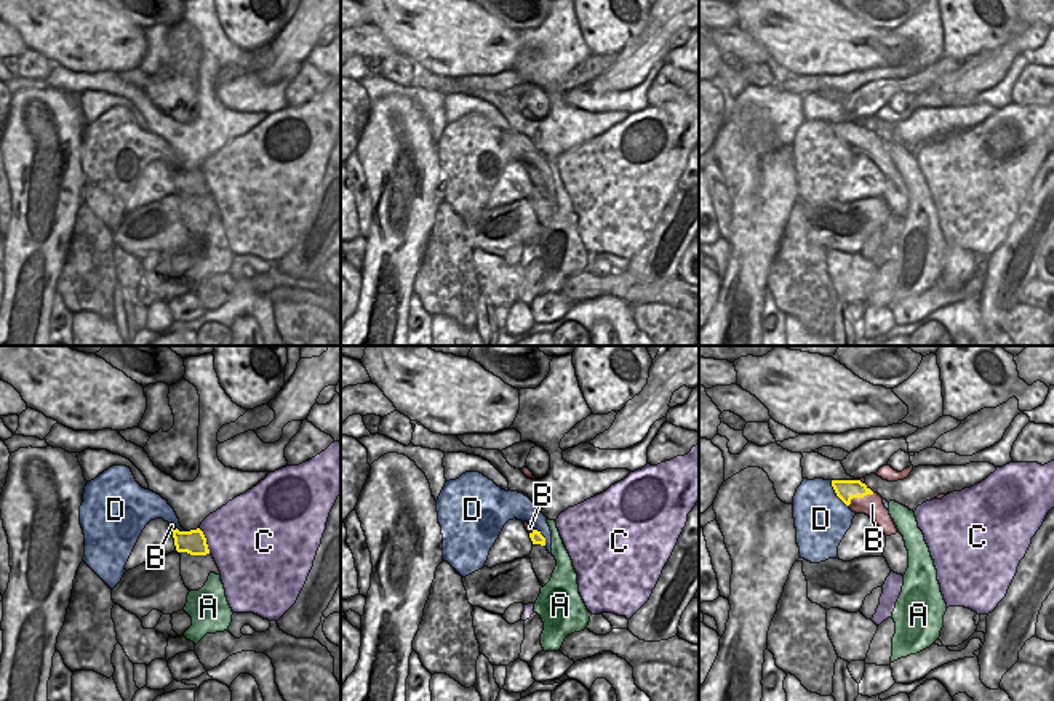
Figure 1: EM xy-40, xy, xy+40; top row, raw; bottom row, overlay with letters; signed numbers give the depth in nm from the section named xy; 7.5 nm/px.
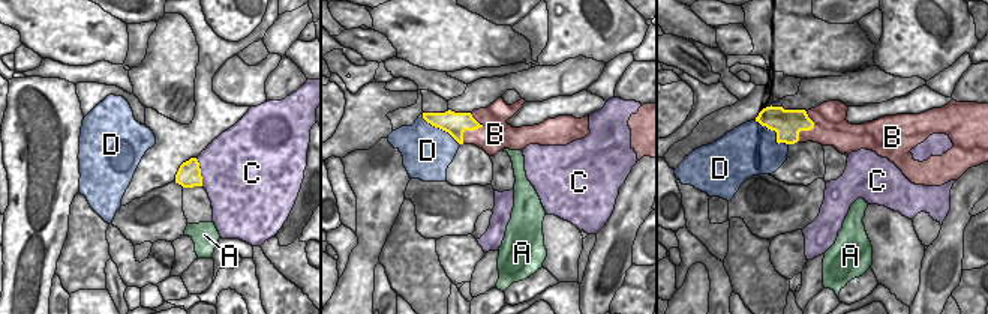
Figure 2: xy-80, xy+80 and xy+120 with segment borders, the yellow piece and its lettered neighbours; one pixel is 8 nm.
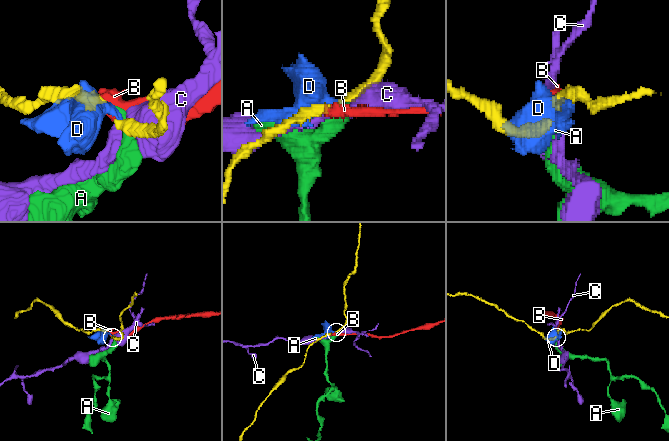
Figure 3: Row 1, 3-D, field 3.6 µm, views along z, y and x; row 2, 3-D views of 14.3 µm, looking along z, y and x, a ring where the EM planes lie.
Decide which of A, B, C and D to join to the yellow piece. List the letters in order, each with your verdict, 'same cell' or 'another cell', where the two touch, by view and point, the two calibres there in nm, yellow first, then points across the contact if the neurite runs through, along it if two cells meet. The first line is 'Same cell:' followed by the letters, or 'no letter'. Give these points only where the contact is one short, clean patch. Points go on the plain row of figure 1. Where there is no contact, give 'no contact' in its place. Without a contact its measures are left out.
Same cell: no letter
A: another cell; no contact
B: another cell; meets yellow in xy+40 at (859, 138); 150 nm thick on the yellow side, 170 nm on the other
C: another cell; meets yellow in xy-40 at (205, 183); 180 nm thick on the yellow side, 480 nm on the other
D: another cell; meets yellow in xy+40 at (835, 133); 150 nm thick on the yellow side, 400 nm on the other

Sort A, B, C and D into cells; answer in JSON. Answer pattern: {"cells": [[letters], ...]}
{"cells": [["A", "D"], ["B"], ["C"]]}

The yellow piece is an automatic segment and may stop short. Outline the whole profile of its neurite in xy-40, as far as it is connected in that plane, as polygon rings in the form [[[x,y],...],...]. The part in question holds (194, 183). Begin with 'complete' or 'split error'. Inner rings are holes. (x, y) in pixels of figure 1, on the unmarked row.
complete; [[[200,170],[190,173],[173,171],[174,187],[178,194],[187,194],[190,197],[210,195],[206,179]]]

